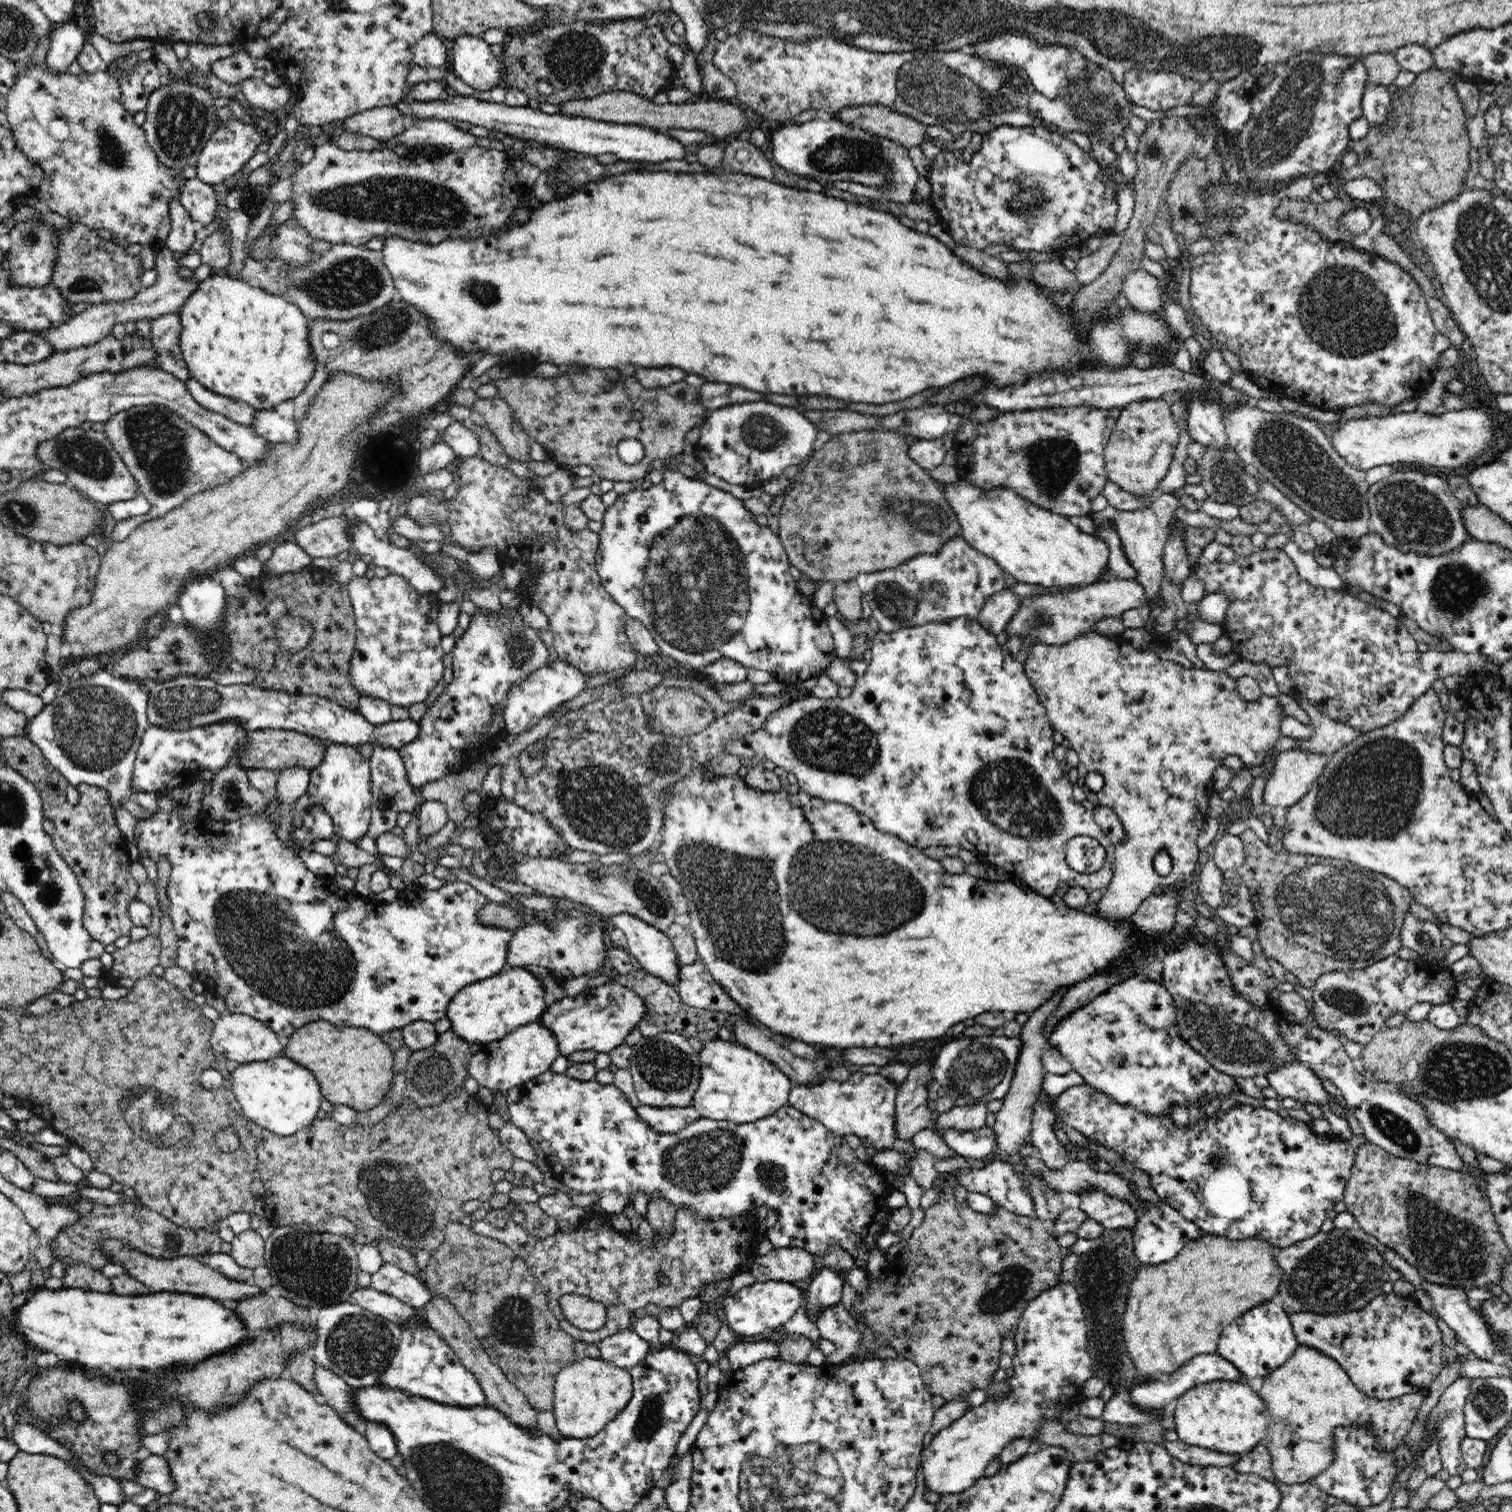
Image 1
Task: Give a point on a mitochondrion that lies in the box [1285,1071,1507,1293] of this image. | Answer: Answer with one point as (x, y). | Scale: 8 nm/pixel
(1447, 1244)

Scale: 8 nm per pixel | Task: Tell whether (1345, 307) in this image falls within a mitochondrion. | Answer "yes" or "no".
yes

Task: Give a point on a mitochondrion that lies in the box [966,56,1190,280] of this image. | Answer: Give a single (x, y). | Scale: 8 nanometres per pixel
(1108, 109)

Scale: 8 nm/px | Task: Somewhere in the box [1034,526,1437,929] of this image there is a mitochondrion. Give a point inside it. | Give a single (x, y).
(1374, 790)

